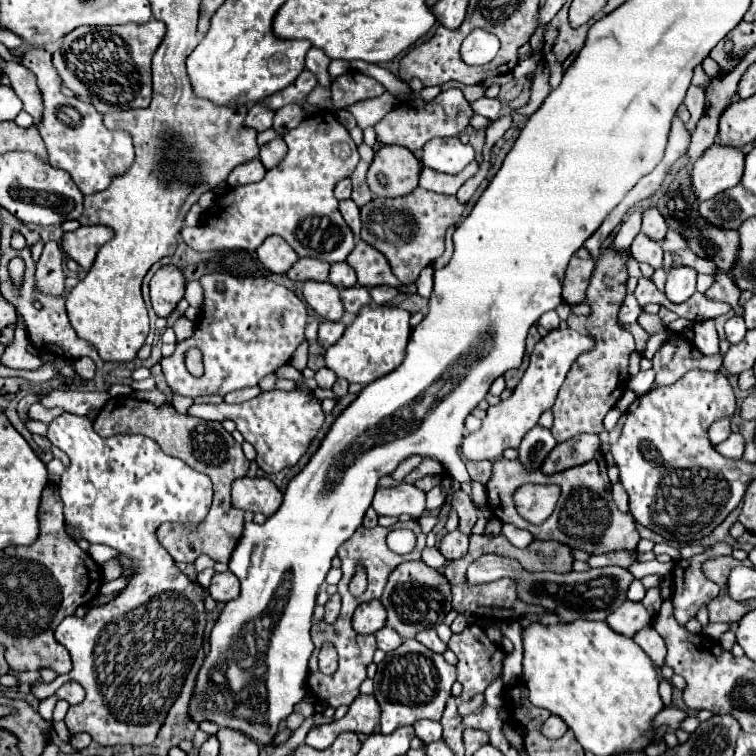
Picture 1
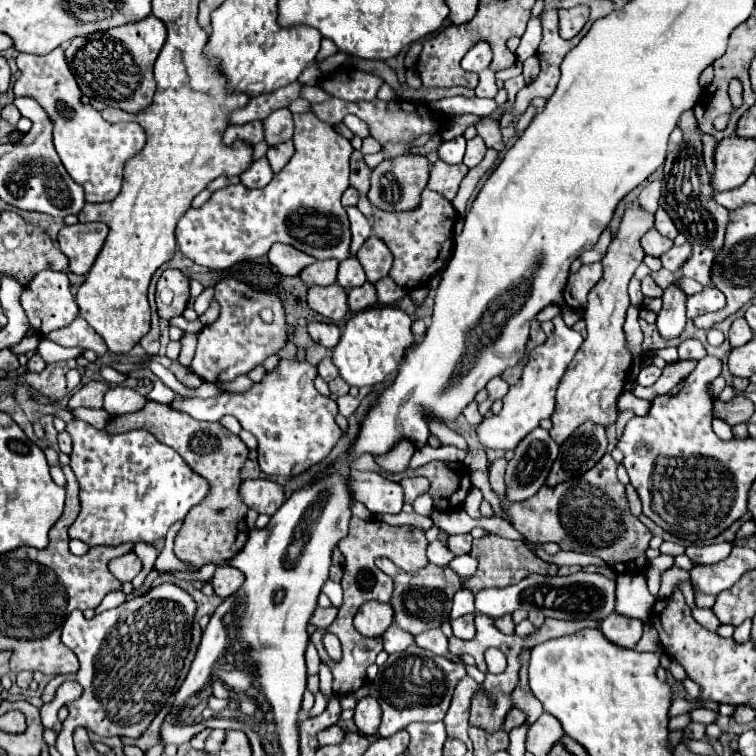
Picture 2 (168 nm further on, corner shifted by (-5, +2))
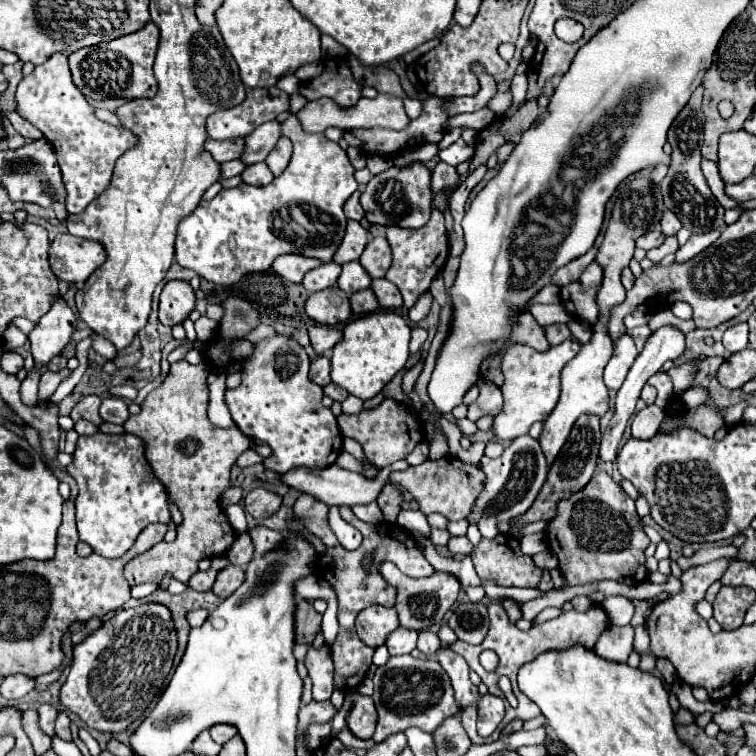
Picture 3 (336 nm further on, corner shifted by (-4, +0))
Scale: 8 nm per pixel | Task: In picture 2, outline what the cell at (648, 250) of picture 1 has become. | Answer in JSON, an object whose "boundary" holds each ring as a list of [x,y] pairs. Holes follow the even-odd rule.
{"boundary":[[[654,228],[648,230],[644,236],[642,236],[642,248],[646,254],[650,256],[662,256],[664,252],[668,252],[672,248],[672,240],[670,238],[664,238],[662,234],[658,234]]]}

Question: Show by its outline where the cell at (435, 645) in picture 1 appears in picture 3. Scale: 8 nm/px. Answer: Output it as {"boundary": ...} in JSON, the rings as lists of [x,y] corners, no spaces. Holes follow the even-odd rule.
{"boundary":[[[419,632],[419,640],[417,640],[417,650],[423,654],[423,656],[431,656],[437,652],[437,648],[441,646],[441,640],[437,638],[435,632]]]}

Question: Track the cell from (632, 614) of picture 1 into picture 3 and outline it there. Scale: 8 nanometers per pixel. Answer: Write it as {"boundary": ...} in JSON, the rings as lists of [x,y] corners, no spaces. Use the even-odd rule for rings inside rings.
{"boundary":[[[609,626],[597,640],[595,654],[613,662],[627,662],[633,650],[633,628],[631,626]]]}

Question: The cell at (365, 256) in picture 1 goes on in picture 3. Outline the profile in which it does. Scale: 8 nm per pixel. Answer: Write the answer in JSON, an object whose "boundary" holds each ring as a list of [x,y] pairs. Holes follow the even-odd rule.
{"boundary":[[[375,236],[359,258],[361,266],[371,278],[383,278],[391,266],[391,248],[385,236]]]}

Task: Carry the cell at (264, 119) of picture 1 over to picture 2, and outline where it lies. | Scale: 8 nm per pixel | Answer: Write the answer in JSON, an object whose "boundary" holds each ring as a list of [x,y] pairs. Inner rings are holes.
{"boundary":[[[248,122],[244,126],[228,126],[224,132],[224,142],[230,144],[236,138],[242,138],[250,144],[258,144],[260,140],[264,140],[264,124],[262,122]]]}

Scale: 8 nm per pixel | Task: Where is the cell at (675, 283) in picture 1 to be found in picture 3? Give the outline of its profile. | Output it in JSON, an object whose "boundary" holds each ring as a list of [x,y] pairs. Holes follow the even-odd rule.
{"boundary":[[[663,326],[663,328],[659,328],[657,332],[653,332],[649,336],[643,352],[637,356],[637,360],[635,360],[633,368],[629,370],[623,386],[617,392],[617,398],[615,398],[615,414],[613,414],[613,418],[611,418],[611,422],[609,422],[603,438],[601,438],[601,446],[599,446],[599,460],[601,462],[615,462],[615,458],[617,458],[617,446],[621,442],[621,436],[625,432],[625,426],[627,426],[629,418],[635,414],[635,404],[639,400],[639,394],[641,394],[641,388],[645,386],[645,382],[653,374],[657,374],[667,360],[677,360],[683,352],[685,352],[685,336],[677,328],[673,328],[673,326]]]}

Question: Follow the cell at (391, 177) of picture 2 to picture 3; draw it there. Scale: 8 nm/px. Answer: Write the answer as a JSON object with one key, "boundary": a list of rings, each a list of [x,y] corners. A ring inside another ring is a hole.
{"boundary":[[[415,162],[405,168],[391,166],[389,170],[373,176],[361,194],[361,206],[371,224],[421,228],[431,216],[431,198],[431,172],[423,164]]]}

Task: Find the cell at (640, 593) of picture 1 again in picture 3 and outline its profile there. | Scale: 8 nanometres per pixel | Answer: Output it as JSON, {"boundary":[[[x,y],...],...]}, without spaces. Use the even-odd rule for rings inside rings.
{"boundary":[[[609,596],[601,602],[601,606],[605,608],[613,626],[627,626],[633,618],[633,612],[635,612],[633,604],[623,596]]]}

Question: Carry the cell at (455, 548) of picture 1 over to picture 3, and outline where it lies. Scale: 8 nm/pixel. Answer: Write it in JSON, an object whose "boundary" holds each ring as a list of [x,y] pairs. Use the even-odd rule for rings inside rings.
{"boundary":[[[457,536],[457,538],[449,540],[447,548],[451,554],[469,554],[473,550],[473,544],[469,542],[467,536]]]}

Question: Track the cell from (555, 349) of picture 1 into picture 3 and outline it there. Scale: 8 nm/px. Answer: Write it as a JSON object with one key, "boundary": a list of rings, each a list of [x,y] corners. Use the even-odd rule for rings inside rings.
{"boundary":[[[571,340],[549,348],[547,352],[537,352],[525,344],[507,346],[507,350],[501,356],[501,372],[505,376],[501,392],[505,398],[505,406],[503,406],[503,412],[493,422],[493,428],[499,438],[513,440],[517,436],[523,436],[529,432],[533,422],[543,422],[551,414],[561,392],[559,388],[561,370],[565,368],[569,360],[577,356],[579,348],[581,346]]]}

